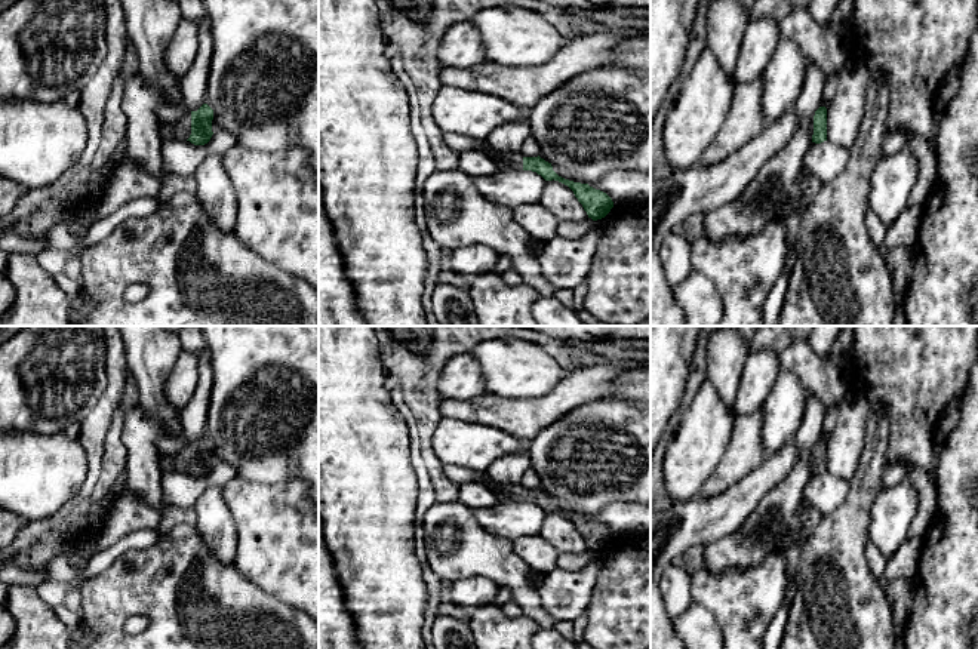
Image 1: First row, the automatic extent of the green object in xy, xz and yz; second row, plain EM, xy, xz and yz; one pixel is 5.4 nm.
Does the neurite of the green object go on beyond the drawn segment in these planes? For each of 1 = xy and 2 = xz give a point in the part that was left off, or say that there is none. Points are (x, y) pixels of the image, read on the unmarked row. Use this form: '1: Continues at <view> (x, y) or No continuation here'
1: Continues at xy (181, 461)
2: Continues at xz (514, 491)

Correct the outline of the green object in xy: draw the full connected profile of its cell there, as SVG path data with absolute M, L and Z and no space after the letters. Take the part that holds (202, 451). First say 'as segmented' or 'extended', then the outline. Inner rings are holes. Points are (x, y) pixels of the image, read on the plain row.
extended | M203 436L197 443L185 445L178 453L160 458L160 468L166 471L187 471L194 477L210 473L213 442Z

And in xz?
extended | M492 479L490 485L501 487L511 499L520 502L532 502L541 507L545 513L559 513L568 517L578 533L582 536L584 542L587 544L588 550L593 553L605 550L611 541L613 539L612 530L588 516L573 514L559 508L554 502L551 495L545 493L544 490L538 489L525 489L522 483L514 485L498 485Z

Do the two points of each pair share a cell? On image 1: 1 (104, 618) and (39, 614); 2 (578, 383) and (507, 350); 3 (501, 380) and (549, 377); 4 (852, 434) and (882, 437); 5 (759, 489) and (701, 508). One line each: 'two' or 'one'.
1: two
2: two
3: one
4: two
5: one

